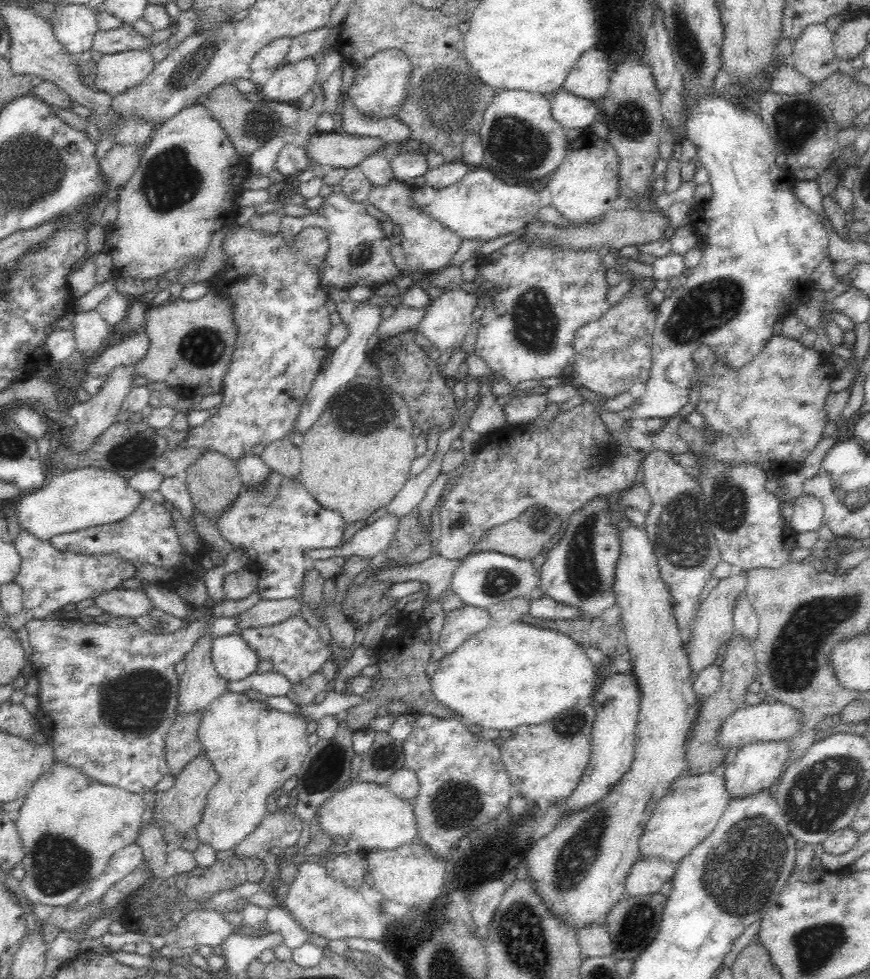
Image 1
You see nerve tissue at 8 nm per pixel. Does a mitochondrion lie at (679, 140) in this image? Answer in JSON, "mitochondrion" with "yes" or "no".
{"mitochondrion":"no"}

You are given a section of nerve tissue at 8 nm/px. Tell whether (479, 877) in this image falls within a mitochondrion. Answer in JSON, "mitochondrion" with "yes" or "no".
{"mitochondrion":"no"}

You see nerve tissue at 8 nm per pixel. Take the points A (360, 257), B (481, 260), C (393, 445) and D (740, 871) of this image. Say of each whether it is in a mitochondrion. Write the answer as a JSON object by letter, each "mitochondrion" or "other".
{"A":"mitochondrion","B":"other","C":"other","D":"mitochondrion"}

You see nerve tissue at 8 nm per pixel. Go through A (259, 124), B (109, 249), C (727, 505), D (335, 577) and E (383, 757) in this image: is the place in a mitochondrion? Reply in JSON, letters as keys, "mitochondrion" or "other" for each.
{"A":"mitochondrion","B":"other","C":"mitochondrion","D":"other","E":"mitochondrion"}

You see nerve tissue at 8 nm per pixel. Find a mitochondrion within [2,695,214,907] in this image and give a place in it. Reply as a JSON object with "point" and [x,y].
{"point":[59,866]}

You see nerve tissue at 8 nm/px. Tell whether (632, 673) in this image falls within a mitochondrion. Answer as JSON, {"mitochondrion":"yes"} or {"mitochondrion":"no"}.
{"mitochondrion":"no"}

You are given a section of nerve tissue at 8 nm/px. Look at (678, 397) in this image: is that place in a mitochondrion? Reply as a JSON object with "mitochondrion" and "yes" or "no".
{"mitochondrion":"no"}

